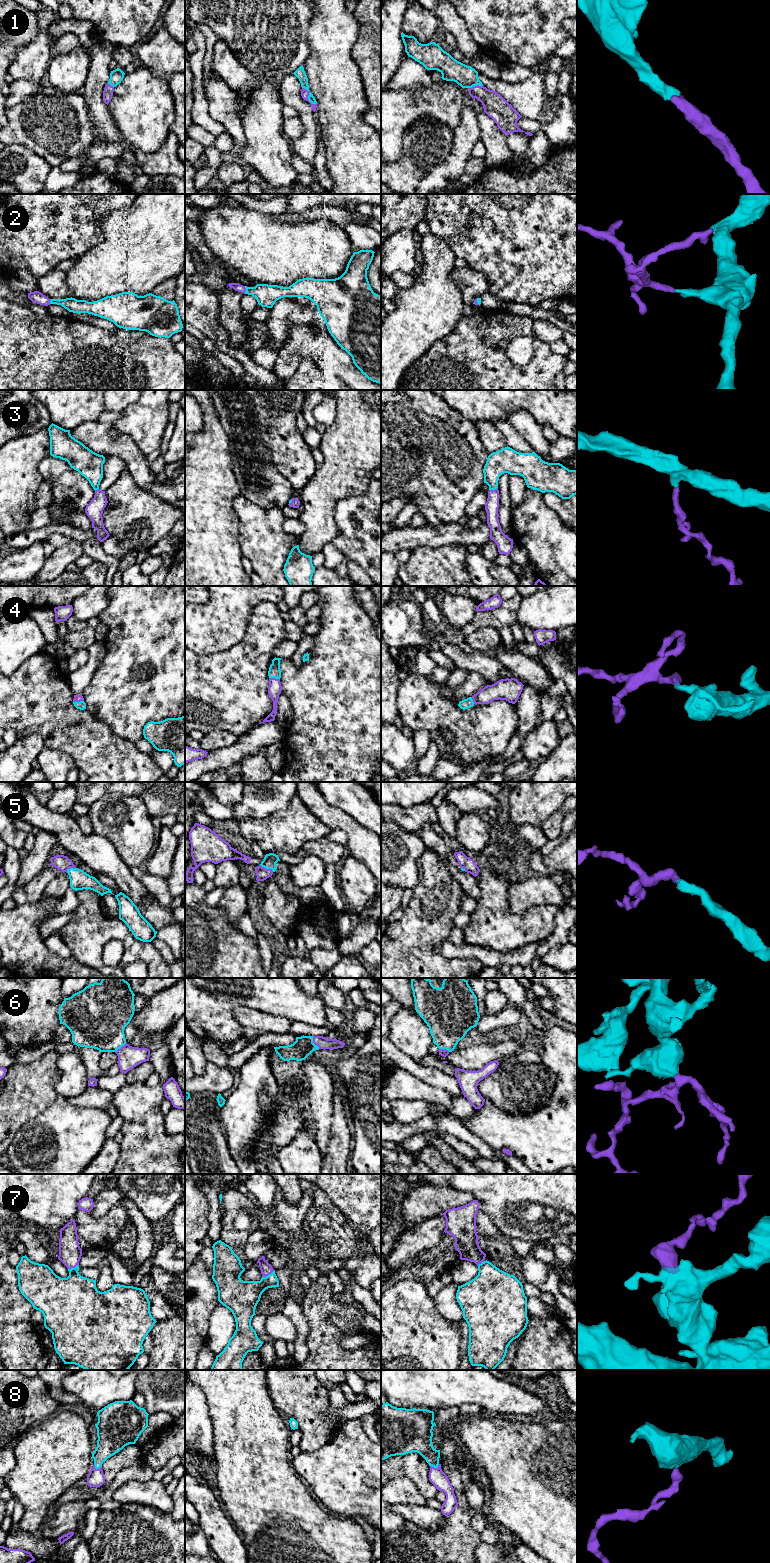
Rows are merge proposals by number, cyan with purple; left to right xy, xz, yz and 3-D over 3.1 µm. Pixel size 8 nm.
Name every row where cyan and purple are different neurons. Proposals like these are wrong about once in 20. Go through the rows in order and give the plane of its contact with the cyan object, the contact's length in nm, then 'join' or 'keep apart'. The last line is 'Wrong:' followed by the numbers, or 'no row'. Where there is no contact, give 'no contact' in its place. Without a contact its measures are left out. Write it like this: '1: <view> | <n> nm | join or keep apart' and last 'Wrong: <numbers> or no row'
1: xz | 180 nm | join
2: xz | 60 nm | join
3: yz | 80 nm | join
4: xy | 90 nm | join
5: xz | 130 nm | join
6: xz | 120 nm | join
7: xz | 120 nm | join
8: yz | 80 nm | join
Wrong: no row

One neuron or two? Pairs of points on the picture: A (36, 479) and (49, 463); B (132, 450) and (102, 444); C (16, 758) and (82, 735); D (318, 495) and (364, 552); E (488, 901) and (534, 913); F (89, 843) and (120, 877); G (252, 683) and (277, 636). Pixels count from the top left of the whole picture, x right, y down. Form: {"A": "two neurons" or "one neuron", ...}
{"A": "two neurons", "B": "one neuron", "C": "two neurons", "D": "two neurons", "E": "one neuron", "F": "one neuron", "G": "one neuron"}

